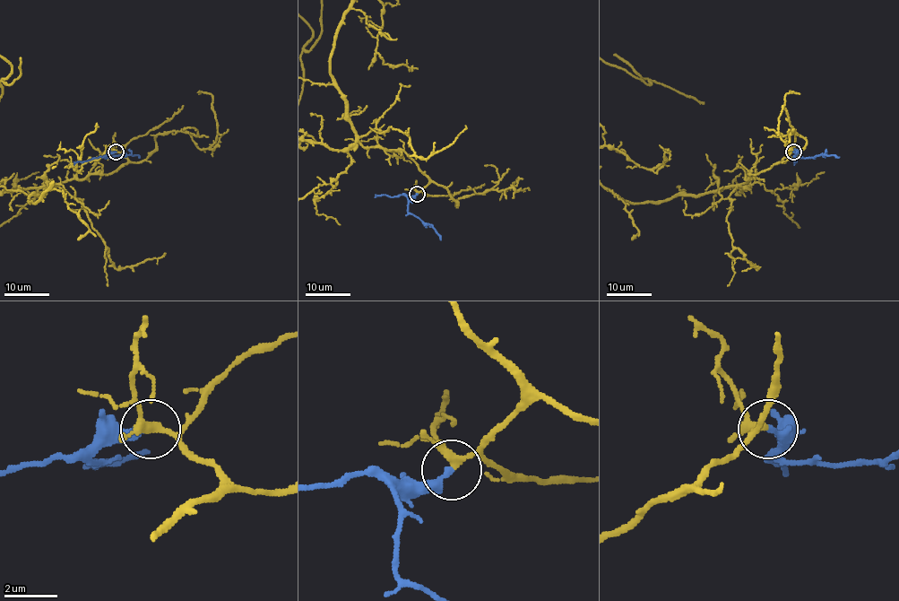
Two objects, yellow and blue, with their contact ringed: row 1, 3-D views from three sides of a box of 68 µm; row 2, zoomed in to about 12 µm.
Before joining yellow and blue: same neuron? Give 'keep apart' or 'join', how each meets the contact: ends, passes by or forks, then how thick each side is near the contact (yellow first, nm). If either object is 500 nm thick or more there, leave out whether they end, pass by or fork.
join; yellow forks; blue ends; calibres 240 and 280 nm

